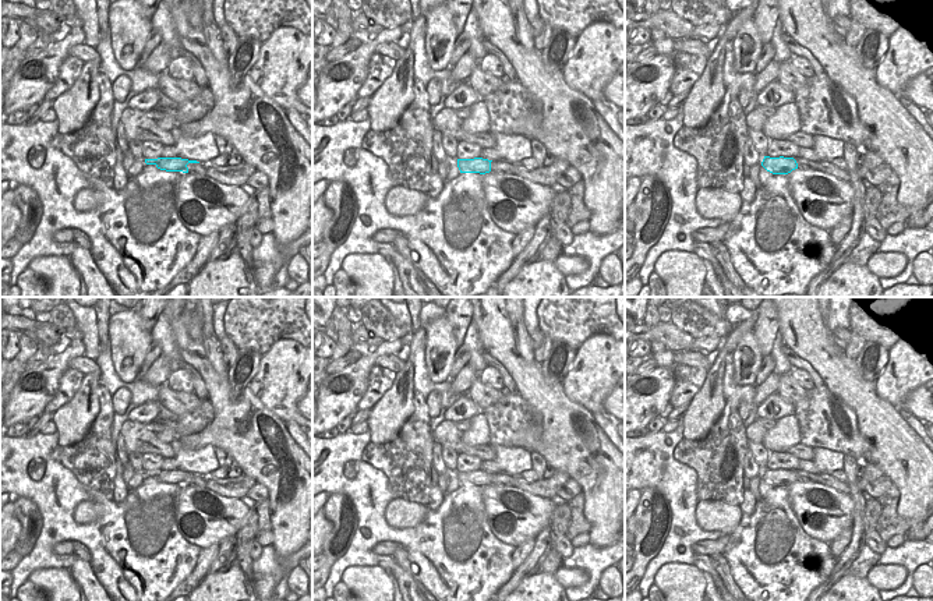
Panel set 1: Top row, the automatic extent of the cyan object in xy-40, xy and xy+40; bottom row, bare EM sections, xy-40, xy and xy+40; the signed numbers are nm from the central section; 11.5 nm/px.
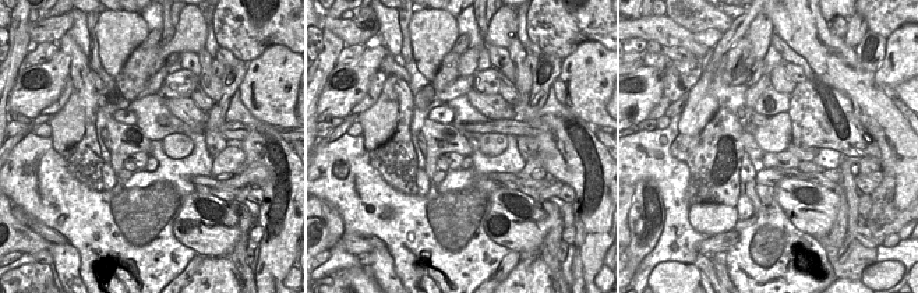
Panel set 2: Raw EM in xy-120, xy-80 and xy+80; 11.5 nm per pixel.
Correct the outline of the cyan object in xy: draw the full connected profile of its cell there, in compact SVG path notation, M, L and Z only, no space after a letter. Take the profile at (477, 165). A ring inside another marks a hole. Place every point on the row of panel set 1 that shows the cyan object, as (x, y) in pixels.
M483 158L457 159L460 173L480 173L502 172L513 174L513 163L505 160L488 160Z

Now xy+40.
M764 156L761 166L773 174L788 174L795 169L819 170L819 162L812 162L803 158L770 158Z

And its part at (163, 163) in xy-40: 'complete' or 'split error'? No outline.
split error

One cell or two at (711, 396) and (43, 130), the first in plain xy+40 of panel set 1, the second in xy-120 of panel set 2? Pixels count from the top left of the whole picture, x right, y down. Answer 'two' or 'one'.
two

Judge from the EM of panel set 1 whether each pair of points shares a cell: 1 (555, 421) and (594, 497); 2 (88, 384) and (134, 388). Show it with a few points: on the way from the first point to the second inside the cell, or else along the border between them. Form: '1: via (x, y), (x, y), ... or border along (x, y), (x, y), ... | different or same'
1: via (571, 439), (582, 460), (594, 473), (594, 478) | same
2: border along (99, 368), (101, 384) | different

